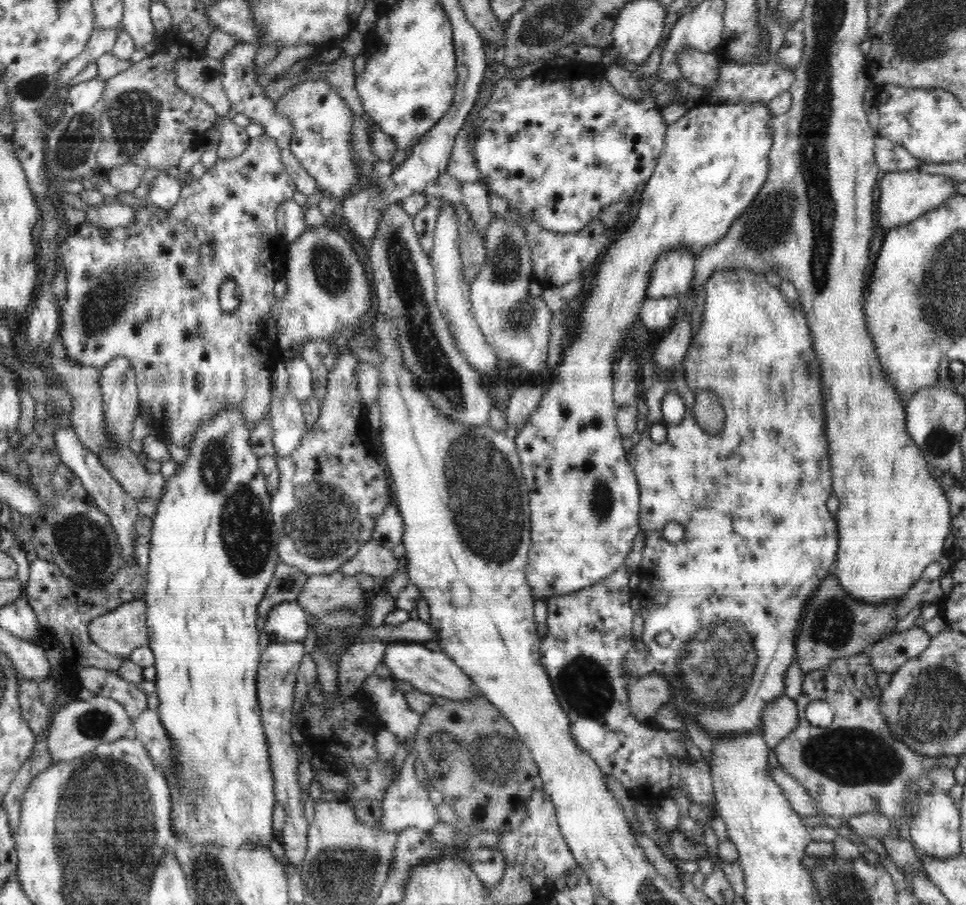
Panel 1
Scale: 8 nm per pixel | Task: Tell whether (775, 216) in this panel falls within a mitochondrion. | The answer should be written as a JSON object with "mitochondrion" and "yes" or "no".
{"mitochondrion":"yes"}

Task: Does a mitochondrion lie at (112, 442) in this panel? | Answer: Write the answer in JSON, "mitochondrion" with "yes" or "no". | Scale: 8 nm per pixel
{"mitochondrion":"no"}

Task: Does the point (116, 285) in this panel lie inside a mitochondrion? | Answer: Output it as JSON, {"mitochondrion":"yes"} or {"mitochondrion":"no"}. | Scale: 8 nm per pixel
{"mitochondrion":"yes"}

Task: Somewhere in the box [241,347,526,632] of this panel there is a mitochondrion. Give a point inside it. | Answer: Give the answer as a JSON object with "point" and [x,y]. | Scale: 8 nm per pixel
{"point":[322,521]}

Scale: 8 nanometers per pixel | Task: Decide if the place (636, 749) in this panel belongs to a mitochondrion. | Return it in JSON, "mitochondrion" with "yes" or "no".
{"mitochondrion":"no"}

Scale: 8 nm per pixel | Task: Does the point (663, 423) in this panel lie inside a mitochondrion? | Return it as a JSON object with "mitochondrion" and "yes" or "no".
{"mitochondrion":"no"}

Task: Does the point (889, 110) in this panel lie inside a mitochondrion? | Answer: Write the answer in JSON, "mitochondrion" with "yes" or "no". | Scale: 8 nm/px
{"mitochondrion":"no"}

